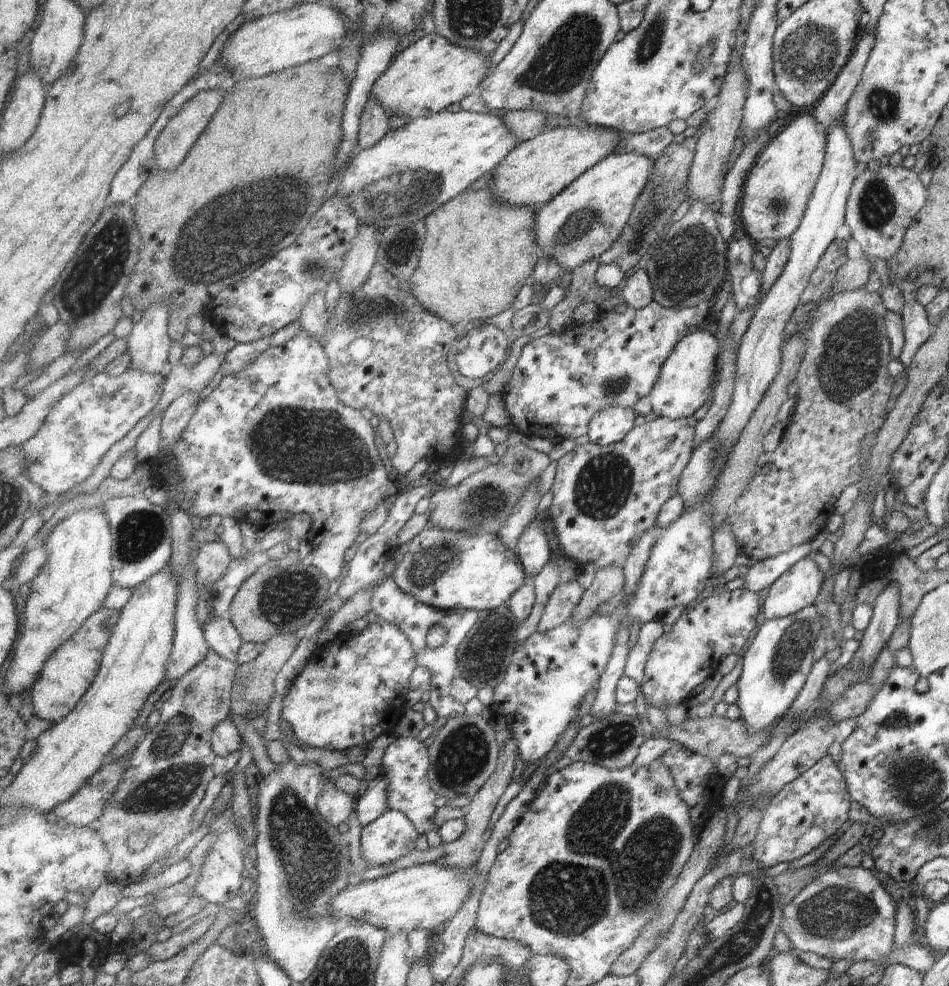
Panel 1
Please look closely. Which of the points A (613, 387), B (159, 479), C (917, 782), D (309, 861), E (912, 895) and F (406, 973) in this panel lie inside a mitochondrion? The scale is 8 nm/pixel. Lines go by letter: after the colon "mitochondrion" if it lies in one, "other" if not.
A: mitochondrion
B: other
C: mitochondrion
D: mitochondrion
E: other
F: other

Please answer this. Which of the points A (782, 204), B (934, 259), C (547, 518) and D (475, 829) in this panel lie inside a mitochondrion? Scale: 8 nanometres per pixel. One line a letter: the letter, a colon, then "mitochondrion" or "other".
A: mitochondrion
B: other
C: other
D: other

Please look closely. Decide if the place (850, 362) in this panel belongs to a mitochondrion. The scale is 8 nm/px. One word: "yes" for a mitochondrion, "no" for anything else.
yes

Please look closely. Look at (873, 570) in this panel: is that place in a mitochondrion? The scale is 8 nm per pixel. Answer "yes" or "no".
no

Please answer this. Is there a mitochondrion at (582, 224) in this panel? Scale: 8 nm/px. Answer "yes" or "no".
yes

